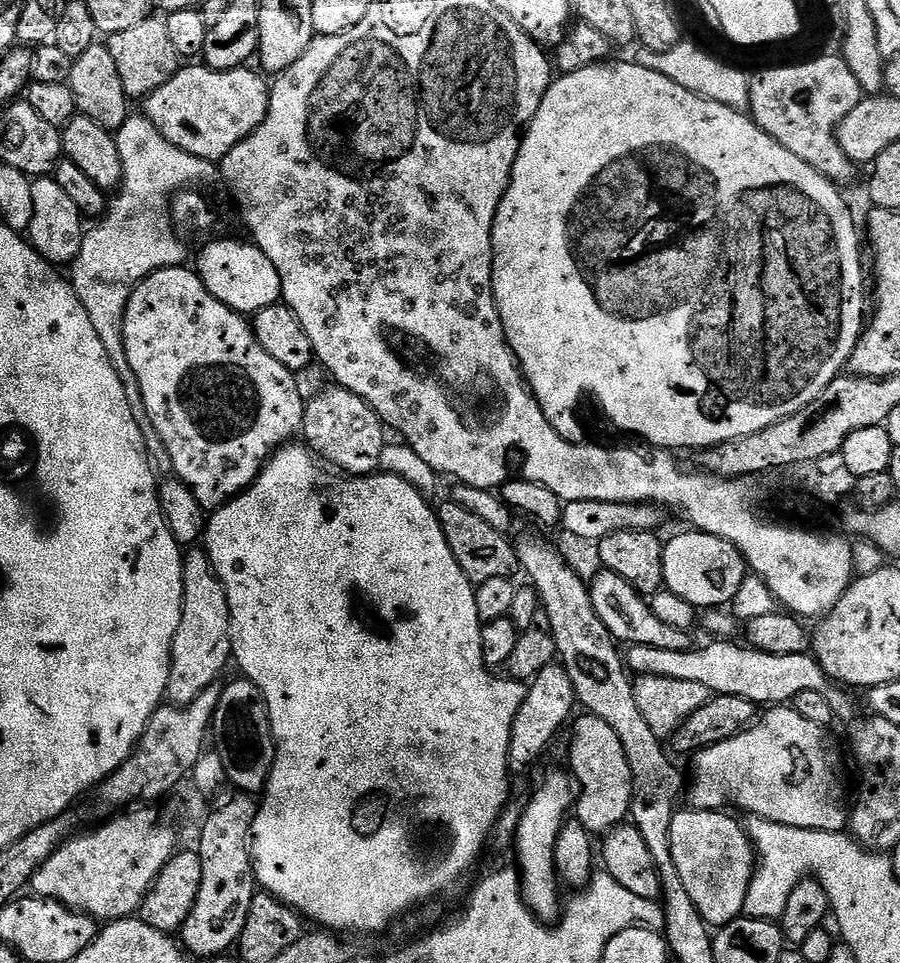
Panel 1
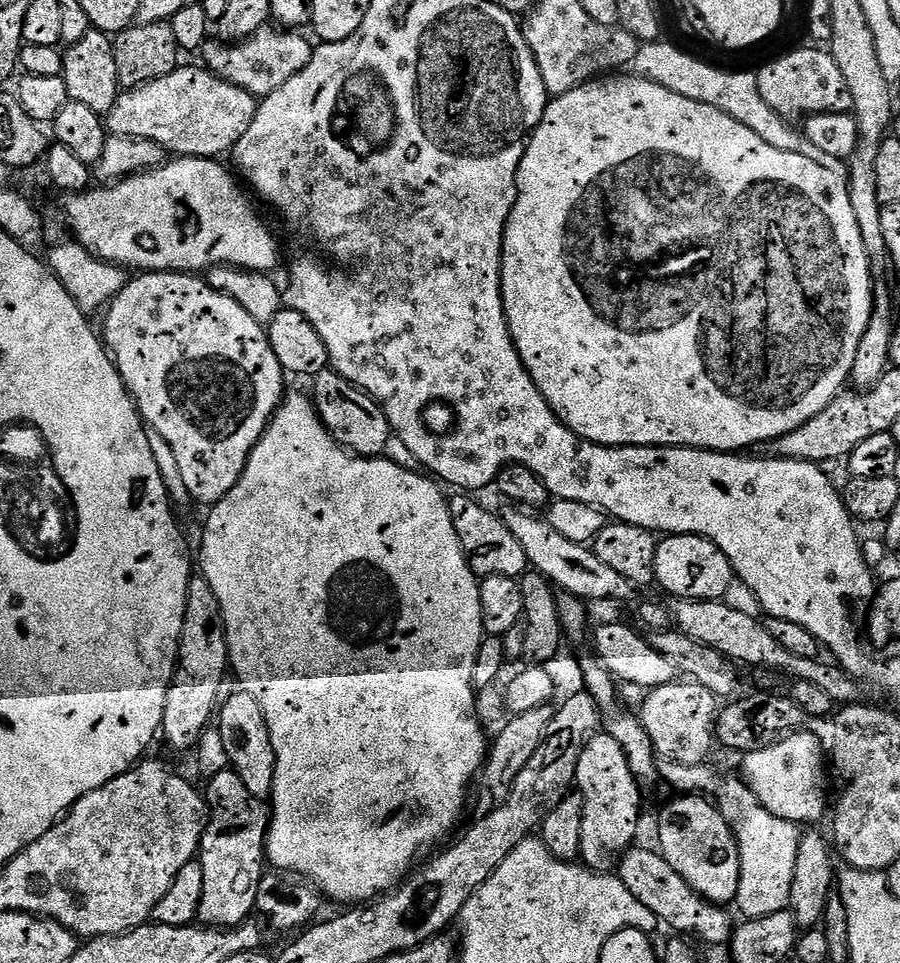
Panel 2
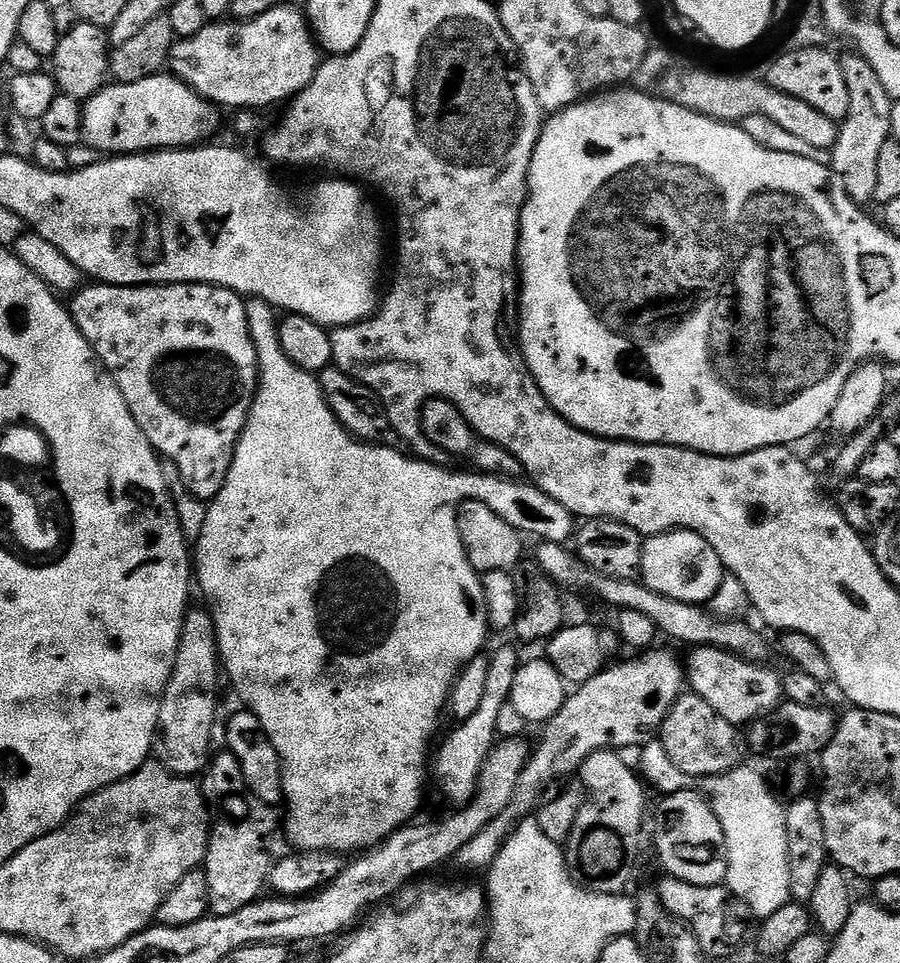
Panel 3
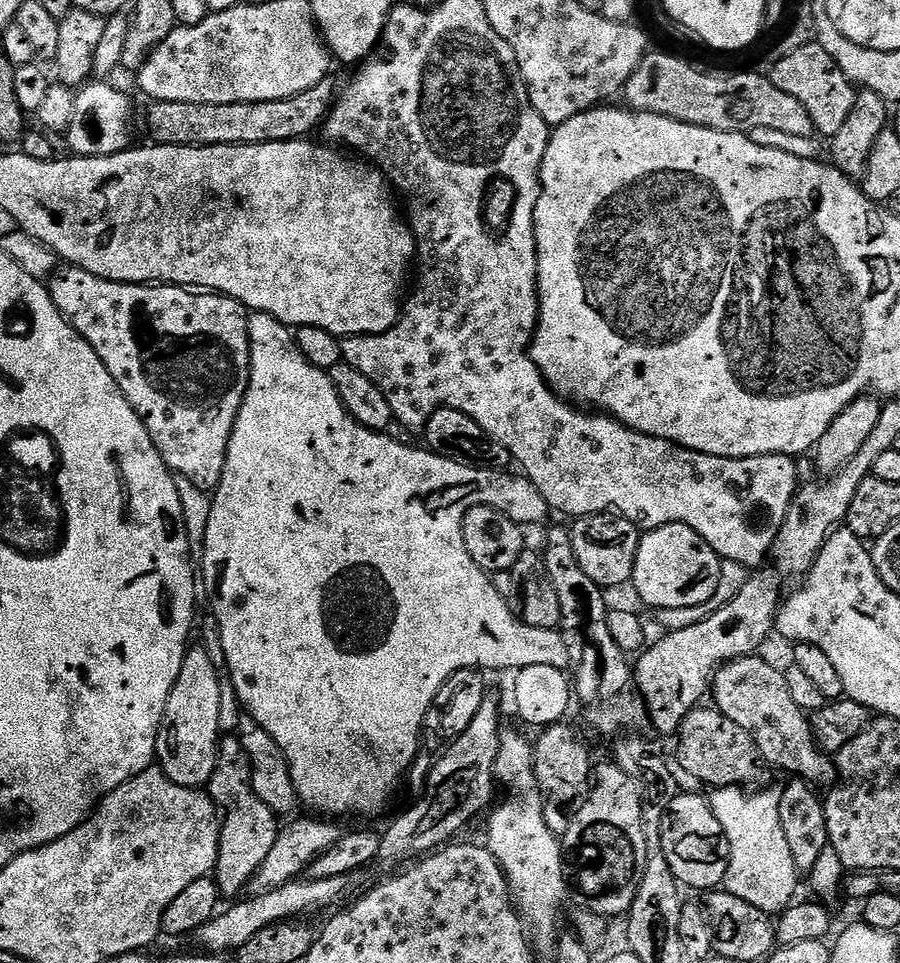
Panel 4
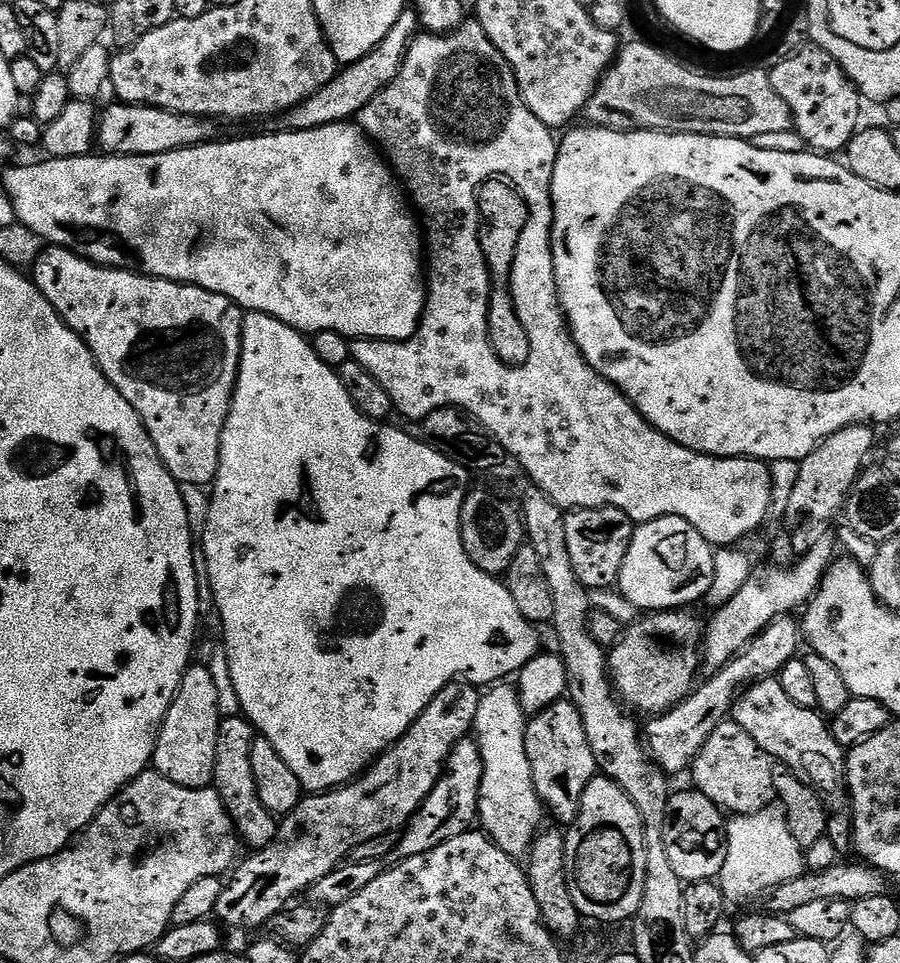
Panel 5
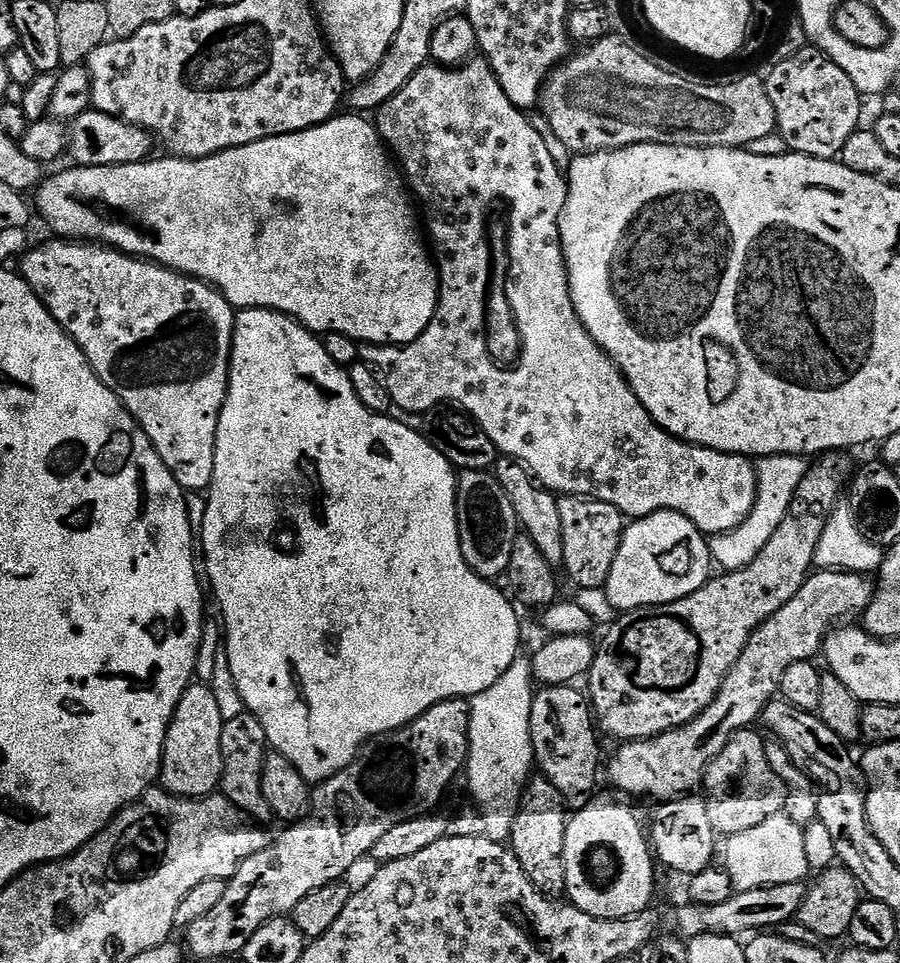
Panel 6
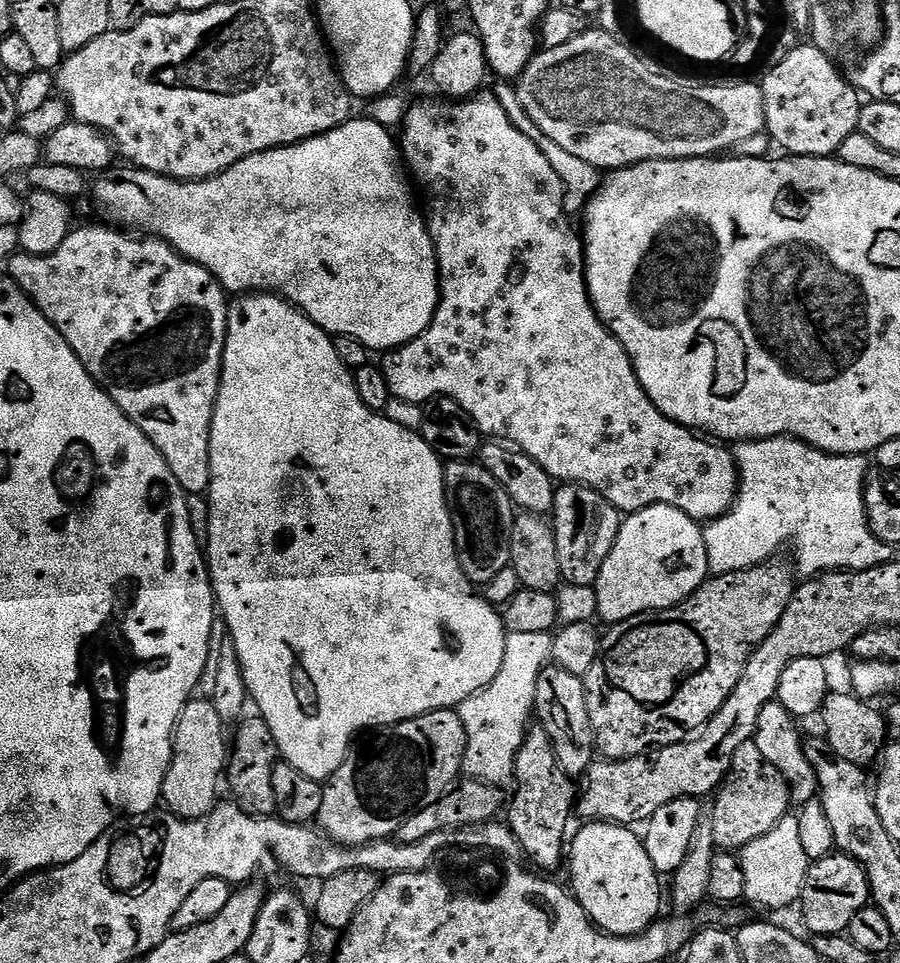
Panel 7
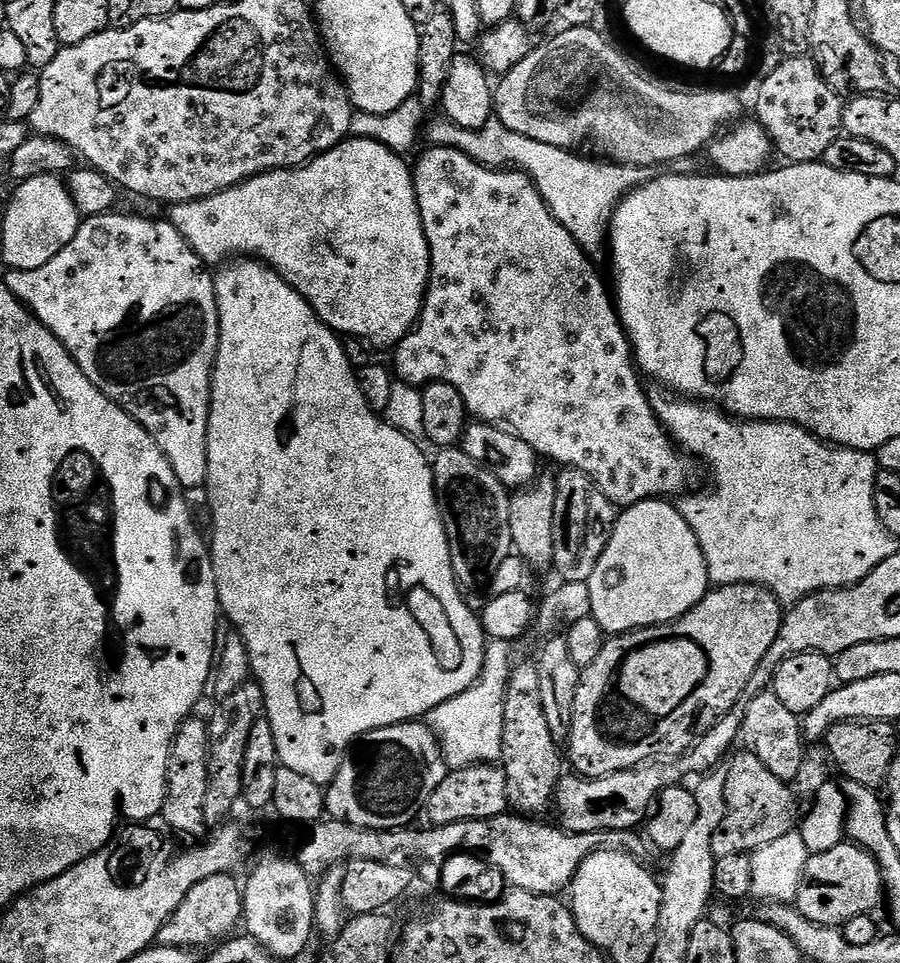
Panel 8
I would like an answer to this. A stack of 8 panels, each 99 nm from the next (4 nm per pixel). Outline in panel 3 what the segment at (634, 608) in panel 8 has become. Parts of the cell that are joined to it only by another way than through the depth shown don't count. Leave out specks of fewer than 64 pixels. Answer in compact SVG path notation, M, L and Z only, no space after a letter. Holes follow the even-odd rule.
M677 530L645 539L640 567L642 583L666 598L687 604L707 605L714 598L725 575L724 563L718 558L714 546L710 546L710 542L696 532Z

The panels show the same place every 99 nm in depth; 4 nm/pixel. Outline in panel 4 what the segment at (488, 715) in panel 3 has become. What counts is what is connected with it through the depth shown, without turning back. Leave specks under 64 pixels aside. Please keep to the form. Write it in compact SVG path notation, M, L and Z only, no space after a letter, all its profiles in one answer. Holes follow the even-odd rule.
M484 699L474 722L470 722L470 726L466 726L466 730L462 730L462 734L447 745L448 749L441 754L440 760L438 756L433 763L422 789L424 797L409 812L402 813L388 829L383 829L379 863L403 865L413 858L443 848L457 839L456 832L462 831L484 807L487 809L493 803L492 788L496 778L494 762L498 758L502 728L500 704L492 699Z

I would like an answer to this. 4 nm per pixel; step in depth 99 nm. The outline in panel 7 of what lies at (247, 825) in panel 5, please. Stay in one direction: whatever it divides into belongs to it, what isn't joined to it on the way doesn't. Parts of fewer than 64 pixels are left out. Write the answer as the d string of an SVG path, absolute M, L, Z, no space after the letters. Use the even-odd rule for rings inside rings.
M259 714L245 715L243 719L235 725L236 737L231 737L230 751L228 754L228 762L226 765L226 784L232 787L231 799L239 804L244 811L249 812L252 816L276 816L276 799L274 798L274 788L272 782L274 780L274 766L278 763L278 753L276 751L276 743L274 742L274 734L270 734L270 726L266 726L266 722Z

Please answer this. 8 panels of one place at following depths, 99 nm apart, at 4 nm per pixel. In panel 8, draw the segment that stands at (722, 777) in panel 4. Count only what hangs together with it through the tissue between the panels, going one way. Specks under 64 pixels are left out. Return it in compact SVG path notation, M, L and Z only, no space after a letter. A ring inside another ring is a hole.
M747 750L738 752L731 757L731 760L733 759L732 765L727 765L726 768L728 774L726 780L728 813L725 814L720 828L714 834L714 854L716 857L722 854L742 854L743 852L751 854L757 852L758 849L770 842L778 842L778 838L782 838L782 834L793 831L798 820L798 812L796 816L796 796L788 789L791 787L774 774L770 774L770 770L766 770L764 763L753 752Z

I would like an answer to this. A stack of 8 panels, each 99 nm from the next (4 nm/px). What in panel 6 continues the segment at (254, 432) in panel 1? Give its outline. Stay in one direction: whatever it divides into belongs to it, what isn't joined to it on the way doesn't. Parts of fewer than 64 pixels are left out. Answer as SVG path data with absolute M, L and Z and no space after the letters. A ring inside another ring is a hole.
M52 238L49 244L29 247L19 264L19 275L86 354L96 377L140 423L178 486L188 494L207 490L214 478L218 418L228 393L228 364L232 361L232 331L236 325L236 312L228 299L194 276L91 242Z

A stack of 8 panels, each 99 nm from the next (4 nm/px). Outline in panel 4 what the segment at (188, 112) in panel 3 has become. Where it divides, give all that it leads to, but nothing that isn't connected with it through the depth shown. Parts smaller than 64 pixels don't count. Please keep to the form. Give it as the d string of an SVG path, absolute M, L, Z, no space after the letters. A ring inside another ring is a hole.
M89 82L76 92L74 98L74 114L70 118L70 126L66 133L69 153L72 156L113 156L128 151L132 140L132 104L124 92L111 88L108 82Z

